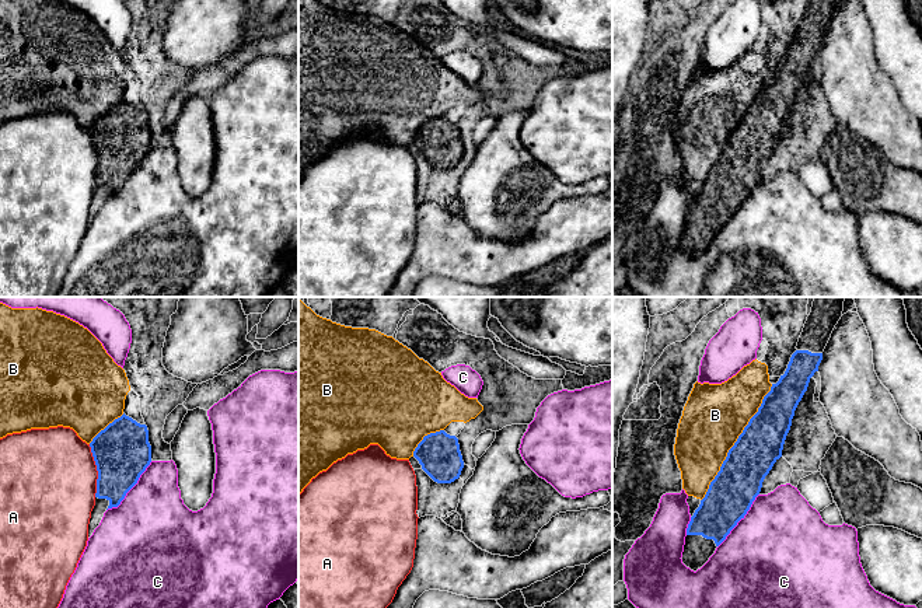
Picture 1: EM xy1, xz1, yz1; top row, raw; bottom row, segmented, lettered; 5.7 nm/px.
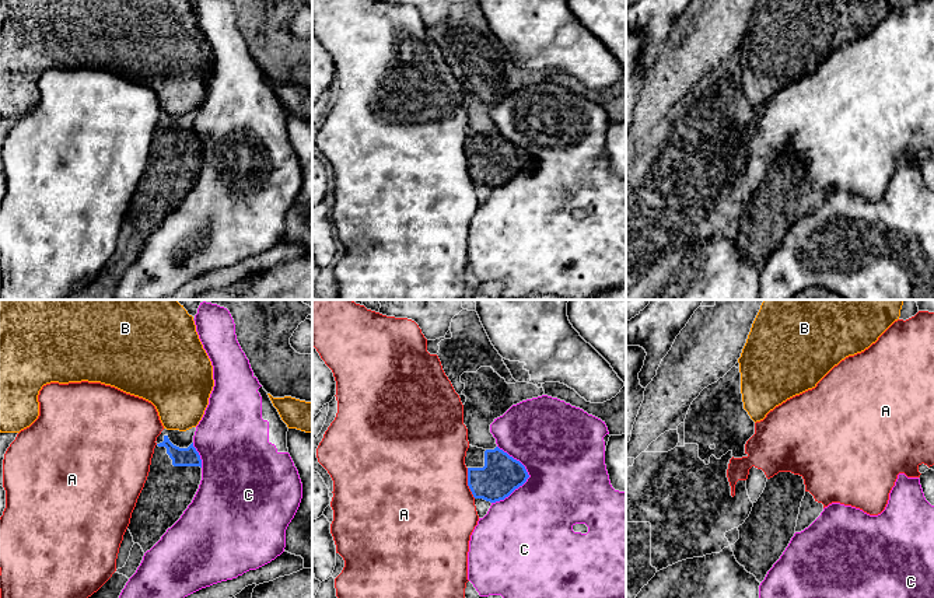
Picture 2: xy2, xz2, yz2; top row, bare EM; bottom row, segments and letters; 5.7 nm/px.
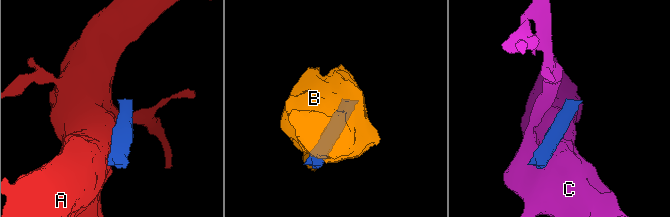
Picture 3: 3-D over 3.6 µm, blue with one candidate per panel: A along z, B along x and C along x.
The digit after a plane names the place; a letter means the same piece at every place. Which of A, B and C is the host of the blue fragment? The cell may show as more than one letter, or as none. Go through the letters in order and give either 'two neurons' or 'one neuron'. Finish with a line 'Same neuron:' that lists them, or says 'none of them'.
A: two neurons
B: two neurons
C: two neurons
Same neuron: none of them

